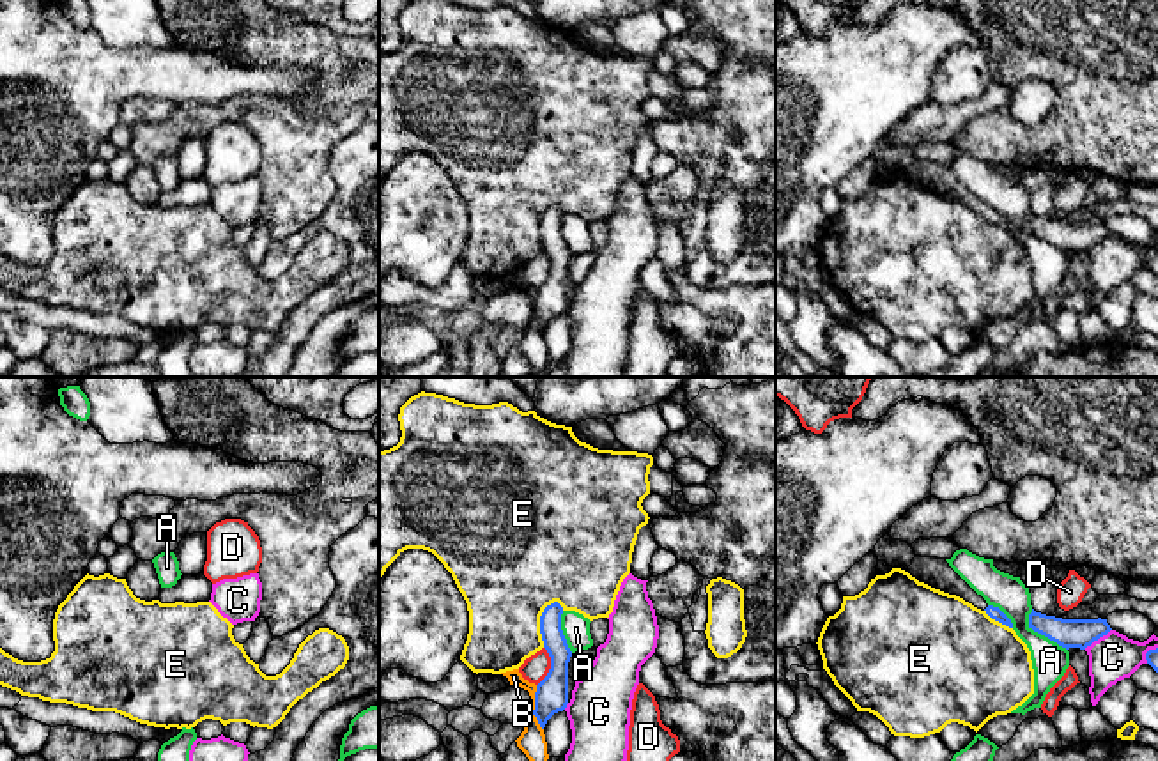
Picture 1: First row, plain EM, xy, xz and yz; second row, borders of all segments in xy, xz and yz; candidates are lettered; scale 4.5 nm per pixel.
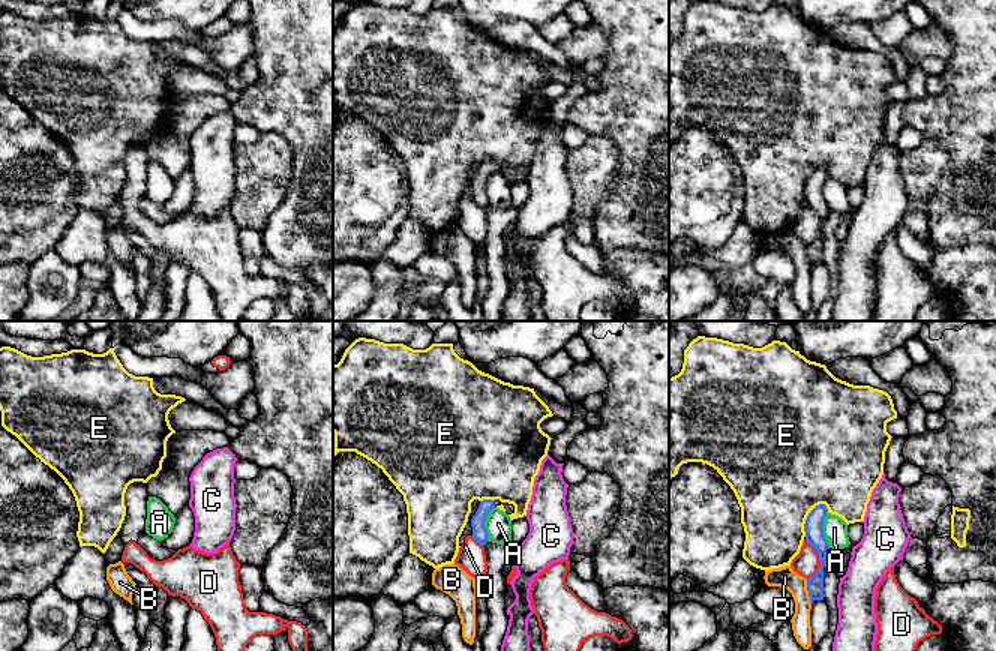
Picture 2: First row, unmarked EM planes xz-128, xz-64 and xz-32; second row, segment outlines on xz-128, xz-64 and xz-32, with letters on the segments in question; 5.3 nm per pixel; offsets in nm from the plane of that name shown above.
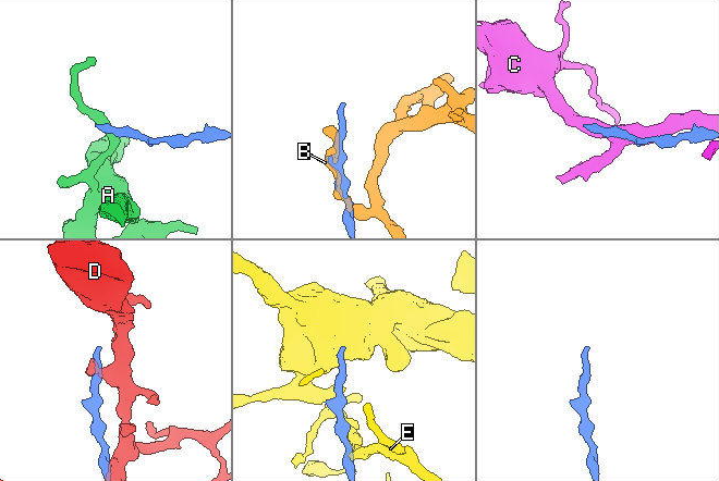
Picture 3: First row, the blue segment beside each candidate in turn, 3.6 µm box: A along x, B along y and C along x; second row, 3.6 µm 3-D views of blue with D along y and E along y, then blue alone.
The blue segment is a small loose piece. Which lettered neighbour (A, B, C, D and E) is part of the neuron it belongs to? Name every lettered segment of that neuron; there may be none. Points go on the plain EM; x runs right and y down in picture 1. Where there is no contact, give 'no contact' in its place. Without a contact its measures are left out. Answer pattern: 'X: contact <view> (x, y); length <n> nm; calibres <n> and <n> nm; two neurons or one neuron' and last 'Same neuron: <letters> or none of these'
A: contact yz (1040, 236); length 260 nm; calibres 130 and 160 nm; two neurons
B: contact xz (535, 301); length 120 nm; calibres 150 and 70 nm; two neurons
C: contact yz (1096, 243); length 160 nm; calibres 130 and 220 nm; two neurons
D: contact xz (551, 269); length 190 nm; calibres 150 and 120 nm; two neurons
E: contact xz (540, 225); length 220 nm; calibres 100 and 440 nm; two neurons
Same neuron: none of these

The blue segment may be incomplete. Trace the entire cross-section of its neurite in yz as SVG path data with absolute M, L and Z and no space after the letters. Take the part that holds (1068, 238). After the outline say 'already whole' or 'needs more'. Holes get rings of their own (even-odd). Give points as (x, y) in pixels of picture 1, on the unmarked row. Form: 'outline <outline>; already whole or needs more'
outline M1041 216L1029 218L1029 232L1048 241L1059 250L1085 253L1100 241L1107 239L1112 232L1107 223L1062 223L1055 219L1046 219Z; already whole

